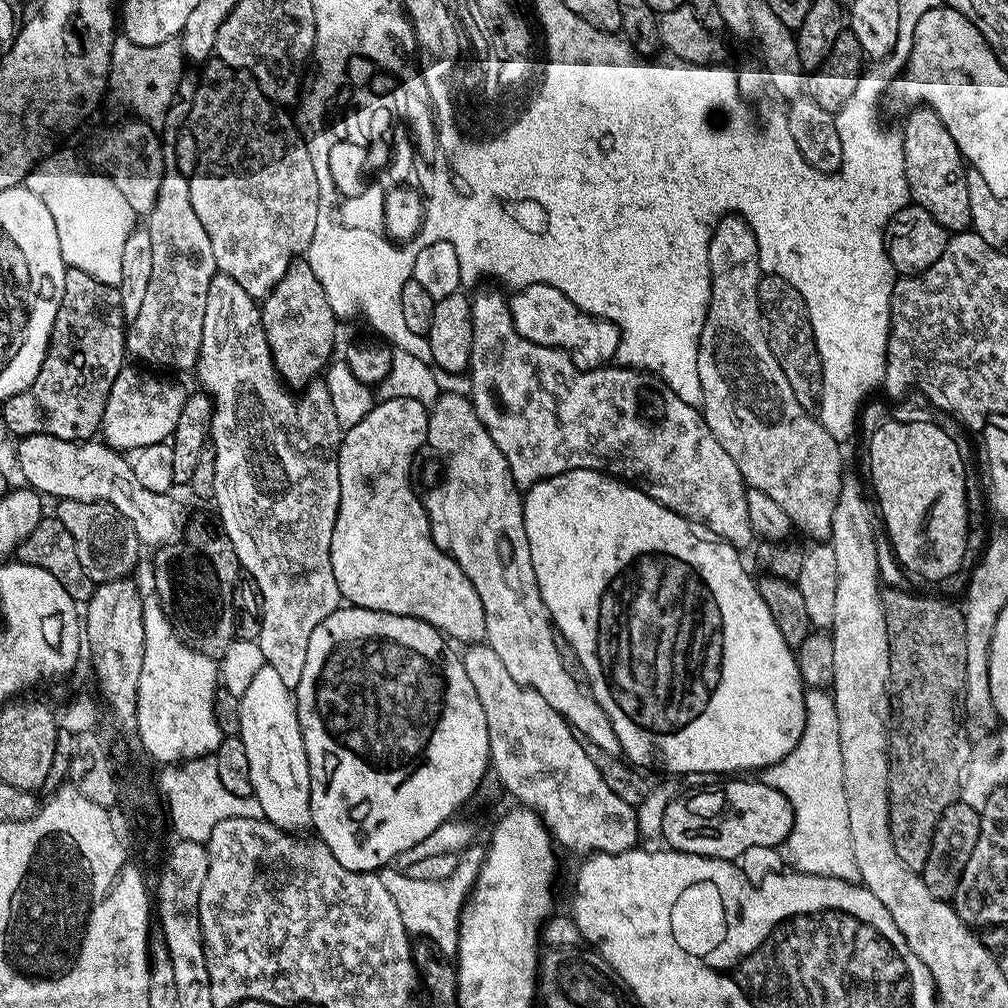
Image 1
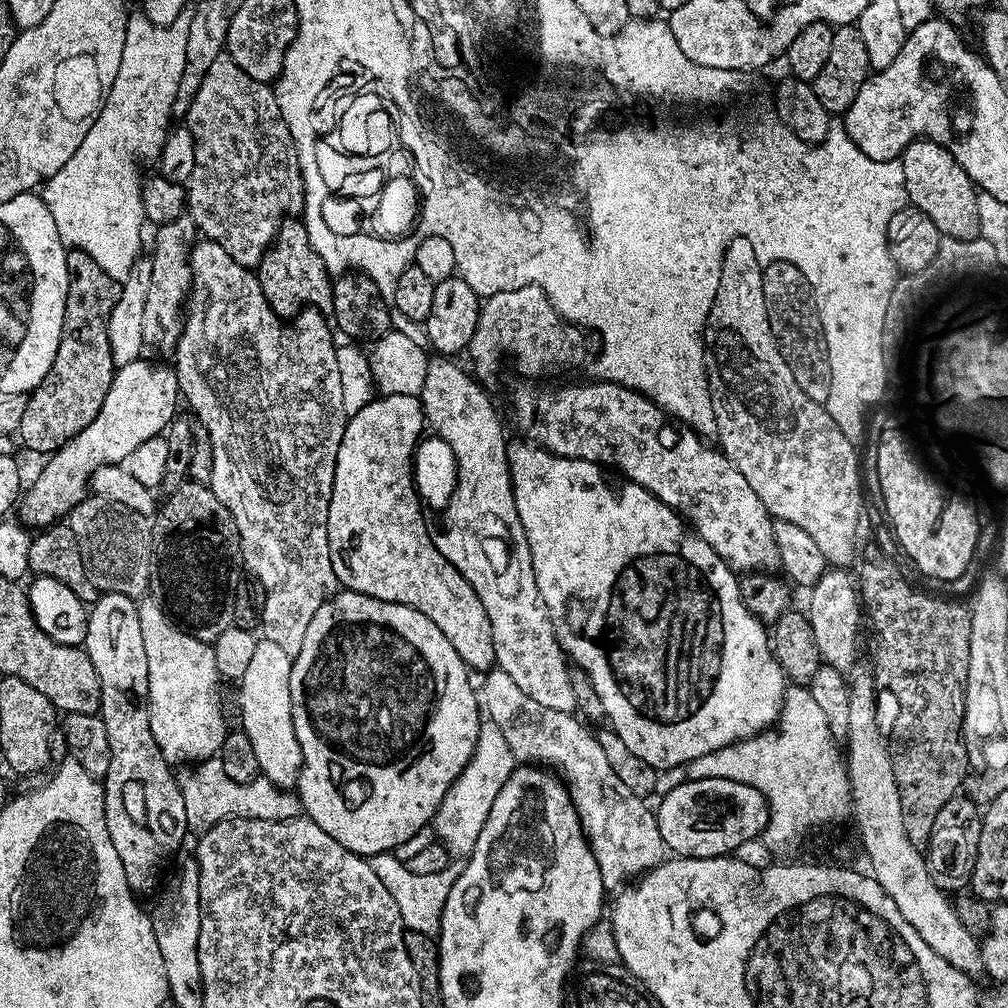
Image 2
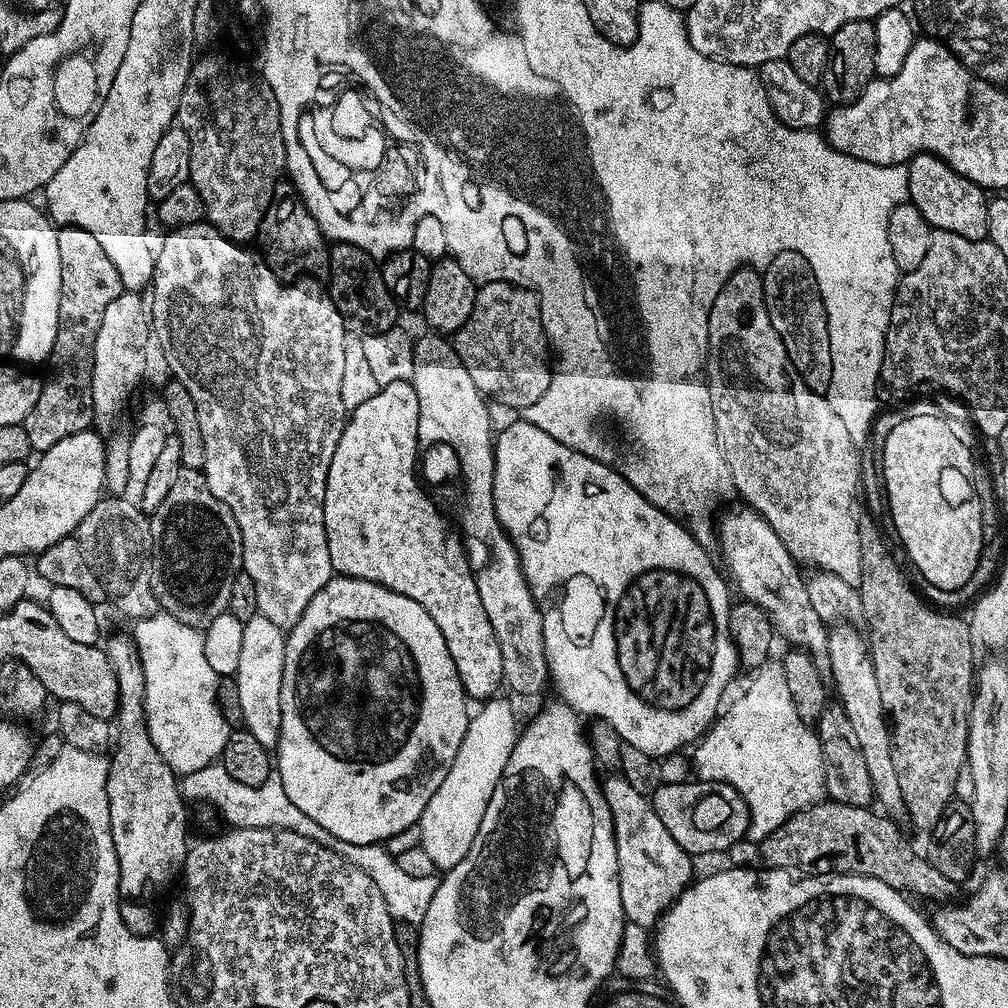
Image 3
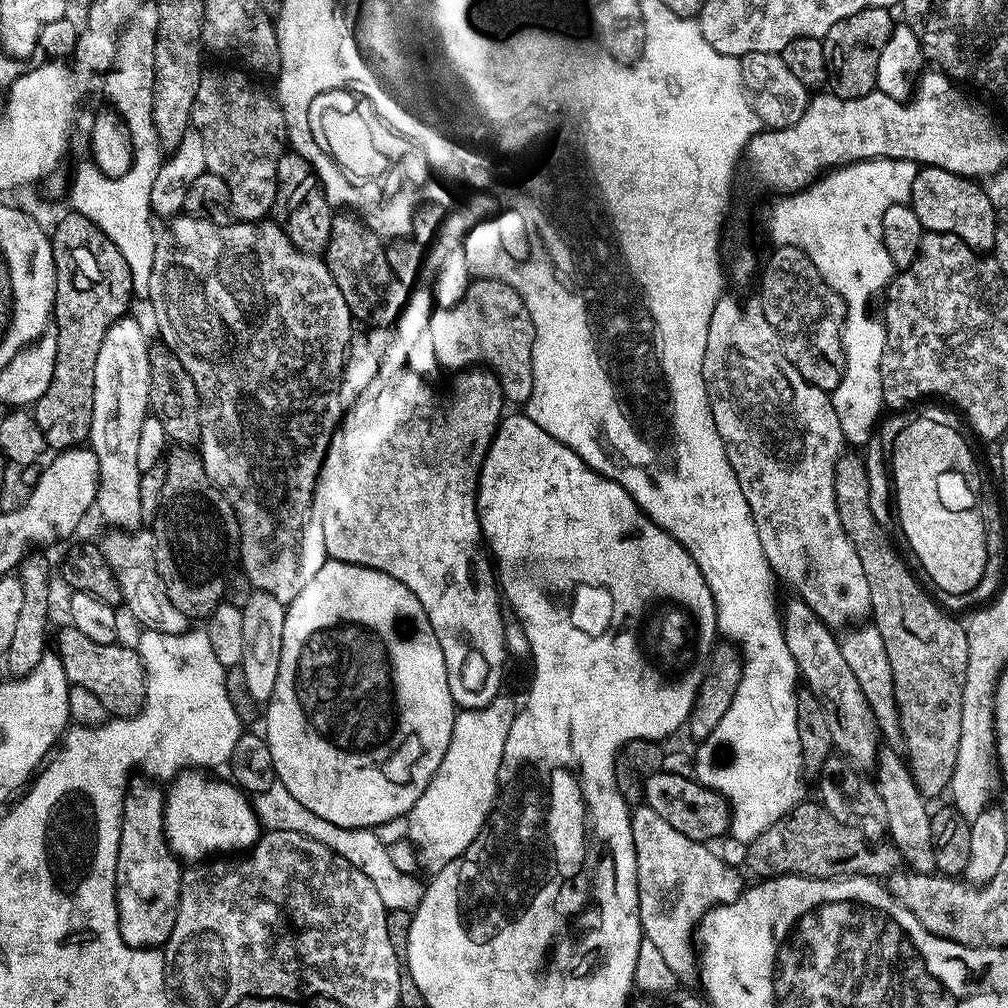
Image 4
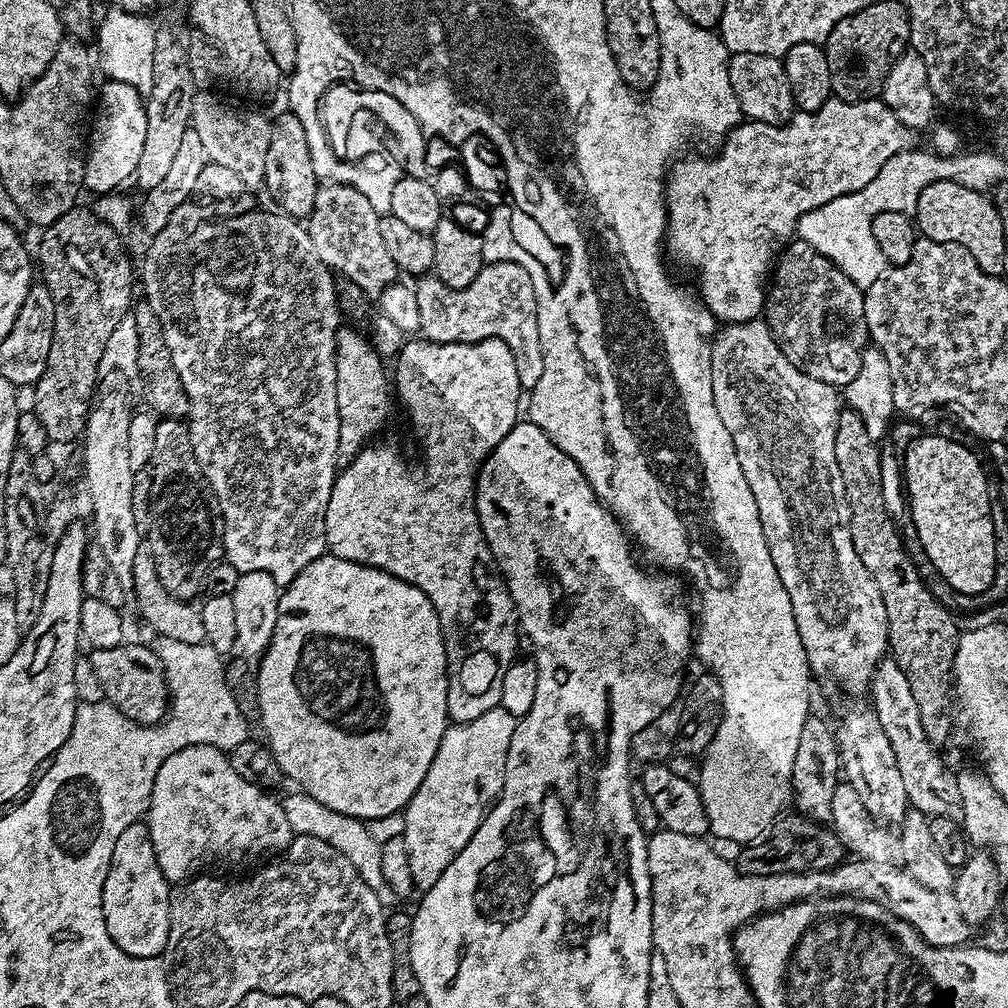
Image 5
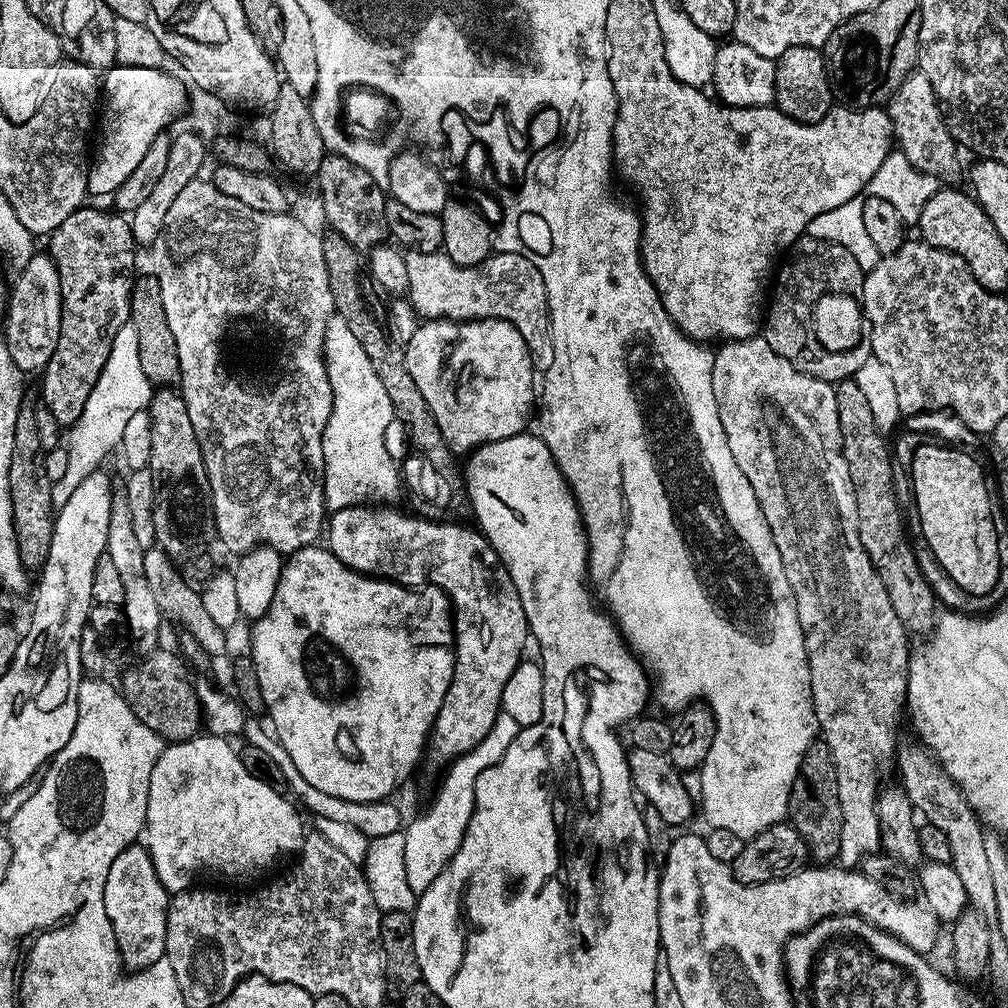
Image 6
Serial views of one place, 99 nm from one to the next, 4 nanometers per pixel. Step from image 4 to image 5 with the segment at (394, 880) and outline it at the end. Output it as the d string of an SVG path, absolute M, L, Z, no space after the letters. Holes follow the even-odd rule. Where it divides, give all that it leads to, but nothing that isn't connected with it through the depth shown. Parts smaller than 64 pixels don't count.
M292 790L288 797L283 797L282 803L286 822L290 822L295 835L322 838L322 842L334 846L334 850L338 850L338 854L344 855L353 864L354 870L358 870L358 874L362 874L362 882L366 882L366 886L370 886L370 890L374 890L374 894L378 894L378 898L386 906L397 903L396 892L383 876L382 844L374 840L365 821L346 814L338 814L338 810L330 810L330 806L322 806L322 802L318 802L318 798L310 798L305 792L299 790Z

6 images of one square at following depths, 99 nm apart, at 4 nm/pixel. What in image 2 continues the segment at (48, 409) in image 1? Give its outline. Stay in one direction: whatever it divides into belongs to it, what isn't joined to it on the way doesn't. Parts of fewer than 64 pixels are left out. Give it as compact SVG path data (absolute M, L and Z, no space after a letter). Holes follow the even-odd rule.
M68 252L68 293L64 325L54 362L42 382L28 396L18 440L23 447L51 454L77 436L102 410L117 366L112 361L107 323L118 302L121 281L110 278L90 254Z

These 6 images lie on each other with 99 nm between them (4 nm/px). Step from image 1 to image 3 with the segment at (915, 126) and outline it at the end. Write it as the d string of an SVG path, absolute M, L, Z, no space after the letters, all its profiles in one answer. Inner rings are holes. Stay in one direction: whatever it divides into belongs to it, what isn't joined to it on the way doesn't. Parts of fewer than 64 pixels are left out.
M922 152L908 161L908 200L922 210L922 218L932 225L933 229L958 234L967 240L982 240L987 237L988 223L986 210L989 197L985 189L979 188L962 174L958 174L946 161Z

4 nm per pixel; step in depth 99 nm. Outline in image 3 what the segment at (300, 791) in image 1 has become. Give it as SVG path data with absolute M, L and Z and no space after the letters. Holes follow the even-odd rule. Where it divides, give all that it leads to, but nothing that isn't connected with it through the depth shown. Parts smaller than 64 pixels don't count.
M257 614L245 620L242 655L238 658L238 670L234 677L238 686L238 698L242 701L243 727L269 750L275 749L280 743L285 639L285 629L274 626L270 618Z

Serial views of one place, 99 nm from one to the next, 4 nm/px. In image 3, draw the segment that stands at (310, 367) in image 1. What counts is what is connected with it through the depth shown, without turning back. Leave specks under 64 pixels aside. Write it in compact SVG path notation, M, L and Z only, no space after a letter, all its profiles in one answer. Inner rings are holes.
M291 182L277 183L264 221L260 223L259 235L262 240L264 236L263 251L267 259L277 269L293 268L294 271L300 272L296 274L316 274L319 268L321 271L328 263L330 248L326 243L326 237L297 192L296 185Z

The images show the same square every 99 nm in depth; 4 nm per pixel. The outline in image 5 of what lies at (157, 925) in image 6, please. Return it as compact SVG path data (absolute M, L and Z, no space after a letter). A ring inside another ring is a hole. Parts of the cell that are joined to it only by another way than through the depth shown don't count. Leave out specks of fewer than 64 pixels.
M137 822L126 826L126 830L118 834L118 842L114 842L114 854L102 890L102 914L106 918L106 930L110 930L110 938L114 938L119 948L131 956L160 956L168 947L171 897L170 882L158 866L147 823Z

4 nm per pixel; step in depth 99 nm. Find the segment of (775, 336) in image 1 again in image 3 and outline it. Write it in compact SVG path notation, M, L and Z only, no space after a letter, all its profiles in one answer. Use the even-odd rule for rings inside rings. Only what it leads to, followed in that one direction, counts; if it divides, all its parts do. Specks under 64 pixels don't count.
M783 252L769 262L762 275L766 310L774 330L778 330L786 346L790 362L794 362L802 382L806 382L810 390L827 393L832 377L828 319L820 291L816 287L816 279L806 258L797 252Z

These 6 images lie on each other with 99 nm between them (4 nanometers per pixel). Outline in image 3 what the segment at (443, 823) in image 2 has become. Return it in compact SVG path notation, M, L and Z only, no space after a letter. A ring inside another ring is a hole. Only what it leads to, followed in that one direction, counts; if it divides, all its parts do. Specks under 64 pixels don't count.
M489 698L479 705L480 708L471 713L466 738L462 738L462 746L458 746L458 754L454 754L454 762L442 778L442 786L434 790L434 798L426 802L426 810L422 810L420 815L421 842L420 846L424 847L427 855L441 873L446 873L470 850L478 830L482 826L482 814L486 814L486 806L490 806L490 798L502 778L502 770L506 770L506 762L510 762L510 754L516 745L518 727L516 728L516 712L512 709L512 704L508 700L501 698Z

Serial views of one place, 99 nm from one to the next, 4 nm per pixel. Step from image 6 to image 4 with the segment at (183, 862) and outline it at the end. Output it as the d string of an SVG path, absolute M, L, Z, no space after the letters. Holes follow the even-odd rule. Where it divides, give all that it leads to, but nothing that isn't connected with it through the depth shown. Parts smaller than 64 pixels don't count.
M184 770L177 776L164 797L164 837L177 860L204 862L221 854L244 854L258 843L262 825L253 801L235 783L215 780L204 770Z

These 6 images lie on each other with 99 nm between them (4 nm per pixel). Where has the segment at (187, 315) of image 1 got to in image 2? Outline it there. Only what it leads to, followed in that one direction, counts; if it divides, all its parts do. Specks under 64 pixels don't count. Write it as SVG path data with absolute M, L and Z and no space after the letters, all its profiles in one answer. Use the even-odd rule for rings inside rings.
M185 214L179 216L177 220L170 221L169 224L159 225L155 231L156 245L150 251L153 274L143 311L142 338L145 345L153 344L156 348L172 350L175 349L178 339L178 313L181 311L182 301L190 284L190 268L186 263L186 257L192 245L197 243L198 229L192 217Z

